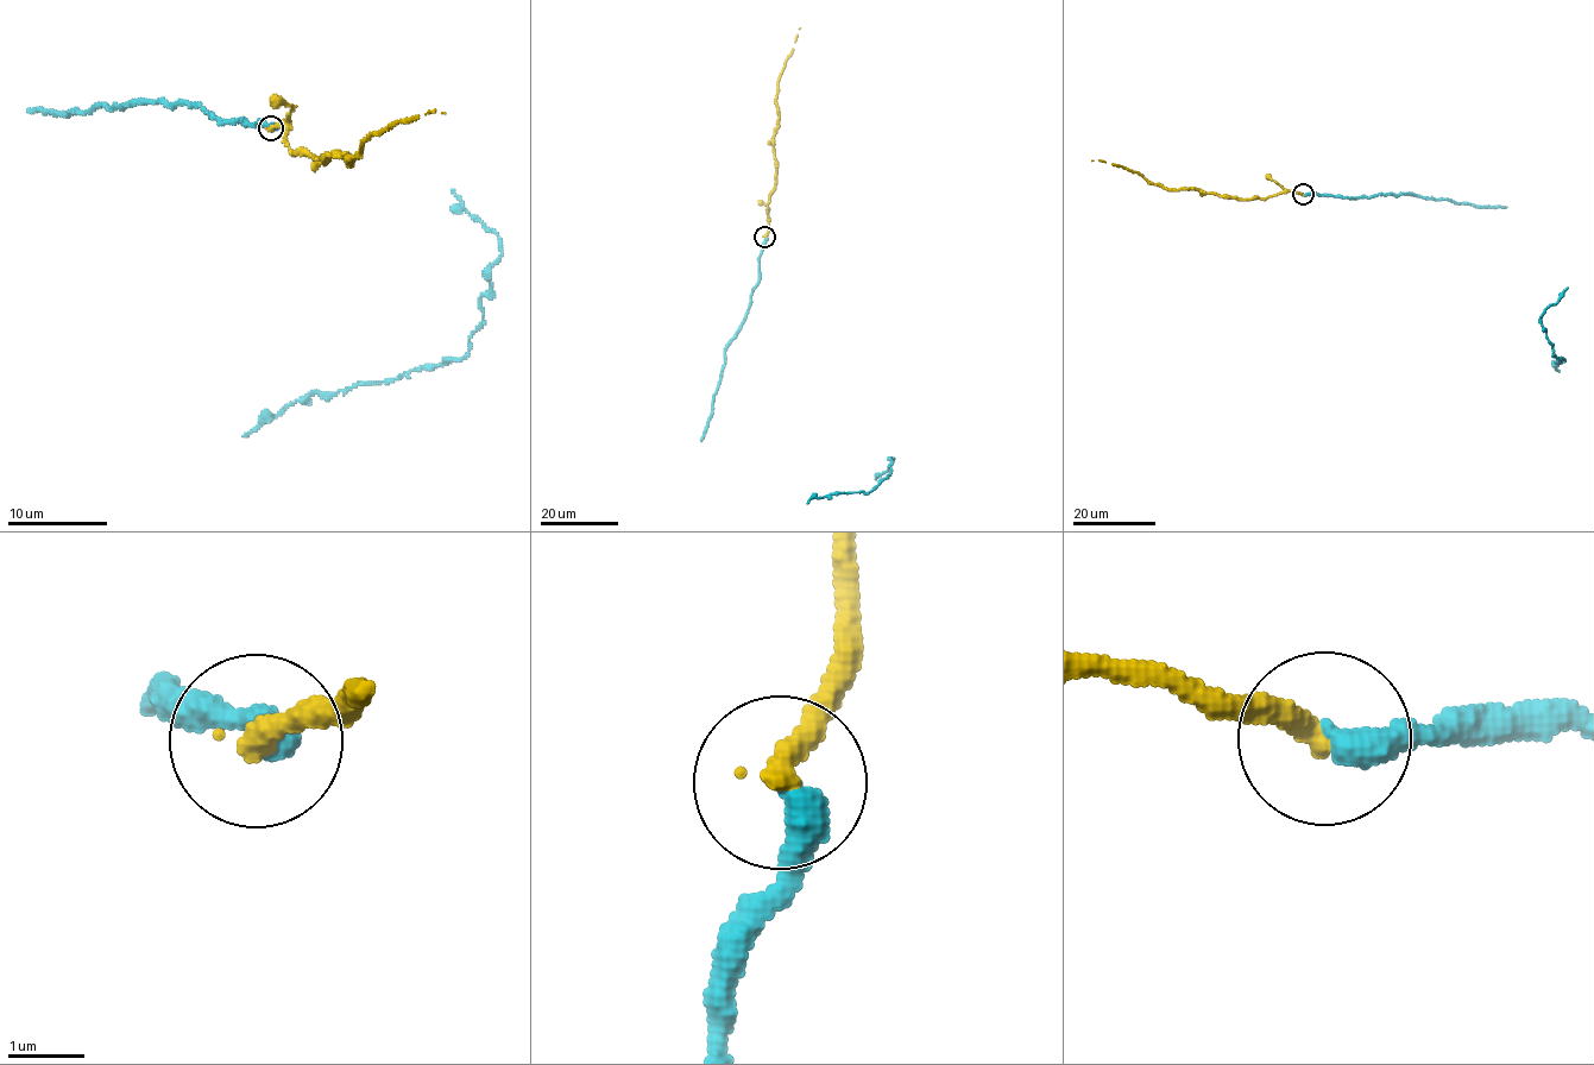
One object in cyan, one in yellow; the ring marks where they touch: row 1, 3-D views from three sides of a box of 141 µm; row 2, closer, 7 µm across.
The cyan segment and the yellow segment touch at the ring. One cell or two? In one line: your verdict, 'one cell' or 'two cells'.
two cells

